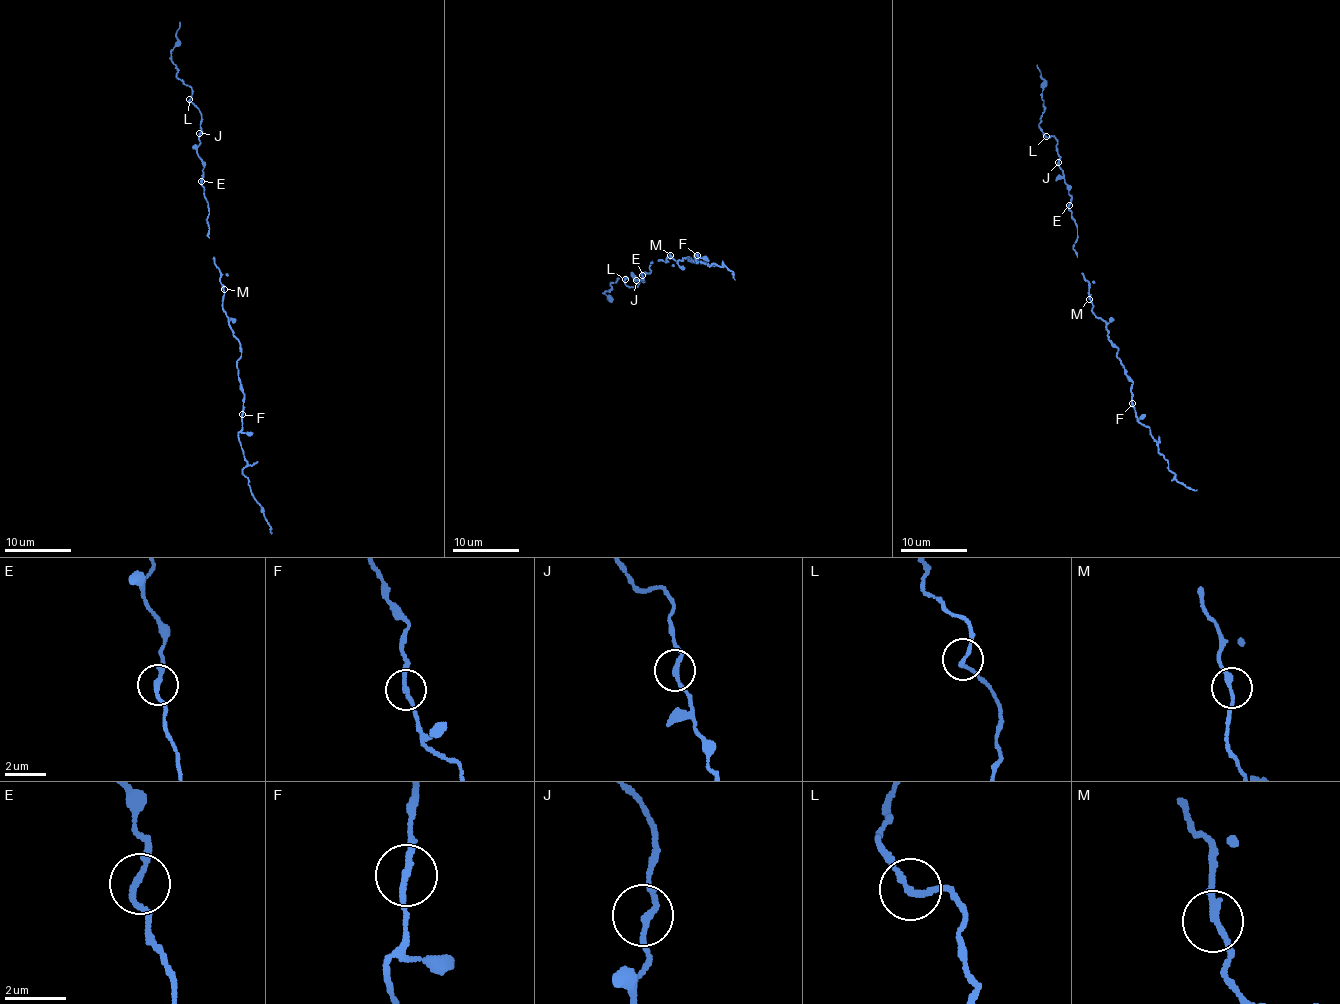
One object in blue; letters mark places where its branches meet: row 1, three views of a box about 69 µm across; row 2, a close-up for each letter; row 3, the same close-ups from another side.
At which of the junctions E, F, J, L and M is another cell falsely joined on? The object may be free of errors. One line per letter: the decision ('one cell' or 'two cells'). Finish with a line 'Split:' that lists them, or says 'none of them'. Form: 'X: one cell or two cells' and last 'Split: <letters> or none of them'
E: one cell
F: one cell
J: one cell
L: one cell
M: one cell
Split: none of them

